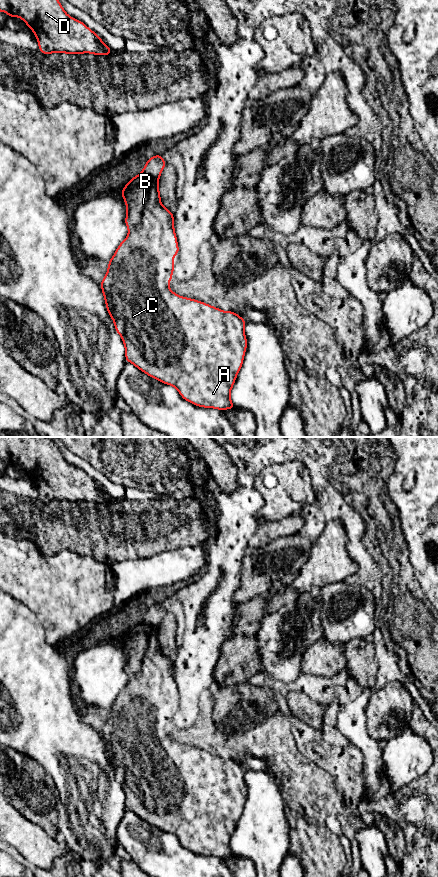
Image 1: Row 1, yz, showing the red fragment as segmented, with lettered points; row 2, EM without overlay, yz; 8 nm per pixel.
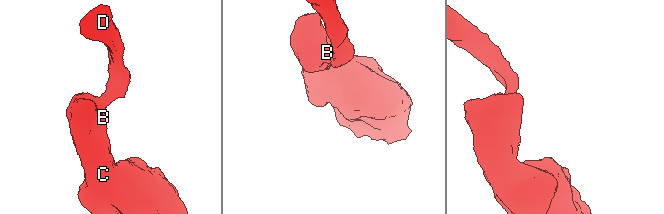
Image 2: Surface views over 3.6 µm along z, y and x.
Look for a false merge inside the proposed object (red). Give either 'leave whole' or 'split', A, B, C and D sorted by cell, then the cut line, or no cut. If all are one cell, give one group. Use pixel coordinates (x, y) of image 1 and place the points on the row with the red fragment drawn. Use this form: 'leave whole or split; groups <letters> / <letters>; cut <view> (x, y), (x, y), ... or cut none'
split; groups A B C / D; cut yz (141, 172), (158, 179)

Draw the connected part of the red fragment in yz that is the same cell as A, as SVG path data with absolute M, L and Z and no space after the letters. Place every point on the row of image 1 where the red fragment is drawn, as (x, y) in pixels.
M141 172L122 188L121 195L126 204L125 224L128 236L109 260L107 273L100 287L108 314L113 319L116 332L123 340L125 360L151 378L174 386L184 400L198 407L221 411L236 408L230 399L230 393L247 349L244 332L246 320L233 311L224 312L170 290L169 282L175 267L173 257L179 254L179 247L174 230L174 214L161 204L159 179Z

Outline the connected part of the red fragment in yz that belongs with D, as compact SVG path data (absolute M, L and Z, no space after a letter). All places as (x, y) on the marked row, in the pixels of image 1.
M0 0L0 11L21 18L37 39L39 52L91 53L108 56L112 50L83 22L69 16L59 0Z

